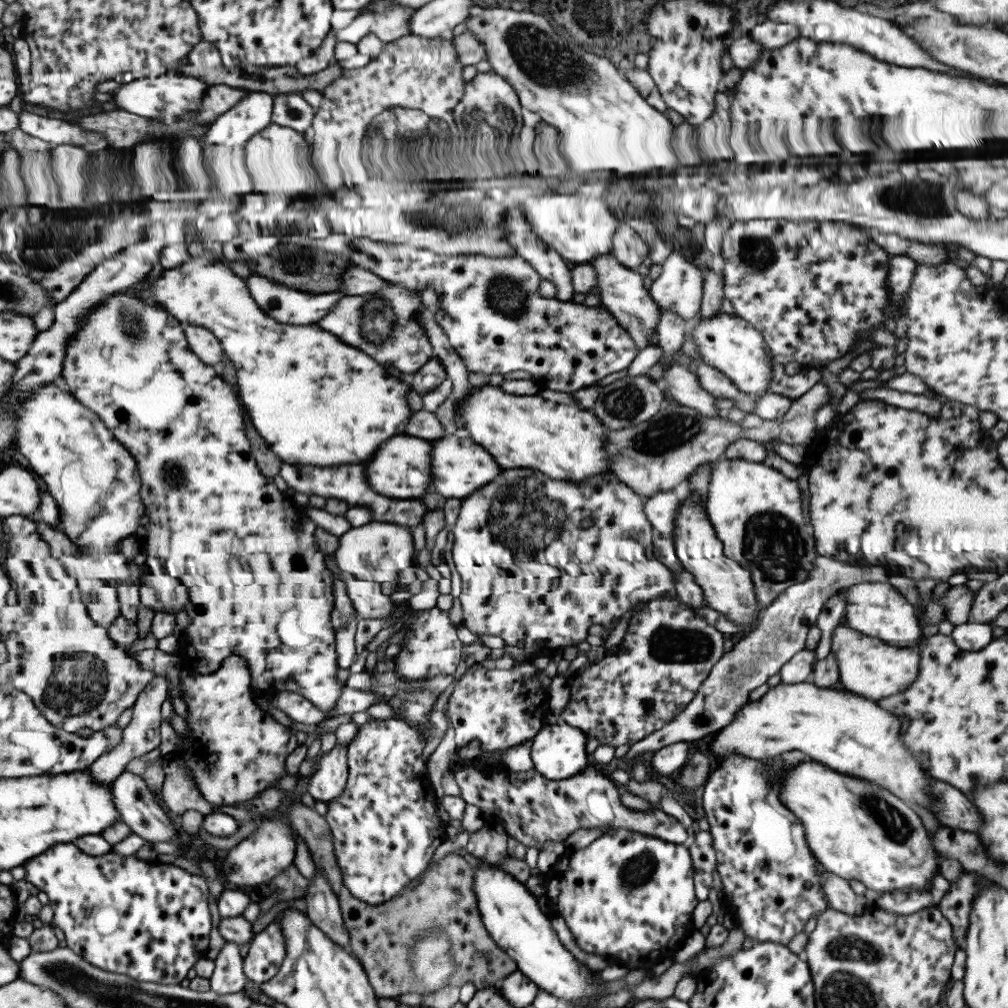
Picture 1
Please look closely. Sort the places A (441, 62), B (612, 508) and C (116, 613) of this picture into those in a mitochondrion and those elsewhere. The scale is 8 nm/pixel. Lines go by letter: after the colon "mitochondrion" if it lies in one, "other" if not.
A: other
B: other
C: other

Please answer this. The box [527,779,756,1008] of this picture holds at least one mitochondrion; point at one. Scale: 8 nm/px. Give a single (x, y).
(637, 872)

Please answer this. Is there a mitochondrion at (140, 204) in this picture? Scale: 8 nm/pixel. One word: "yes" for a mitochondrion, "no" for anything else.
no

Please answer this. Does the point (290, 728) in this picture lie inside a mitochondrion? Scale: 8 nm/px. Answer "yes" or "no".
no

